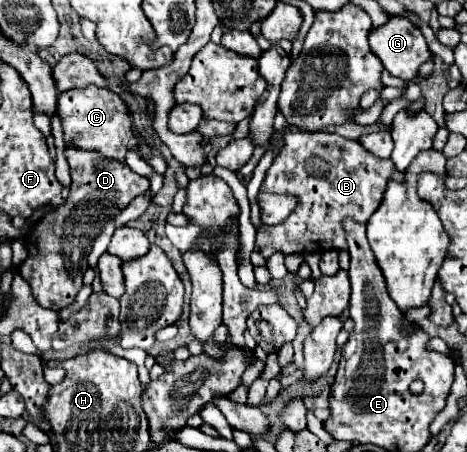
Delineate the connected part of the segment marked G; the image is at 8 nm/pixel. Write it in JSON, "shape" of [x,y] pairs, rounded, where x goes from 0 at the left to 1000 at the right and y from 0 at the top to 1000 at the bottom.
{"shape":[[[835,35],[835,44],[818,58],[805,58],[792,66],[788,75],[788,93],[792,93],[792,106],[797,115],[814,128],[814,137],[822,142],[822,150],[848,168],[848,173],[861,173],[865,181],[882,177],[899,150],[904,137],[921,133],[925,128],[925,115],[899,71],[895,58],[887,58],[874,40],[865,35]]]}

